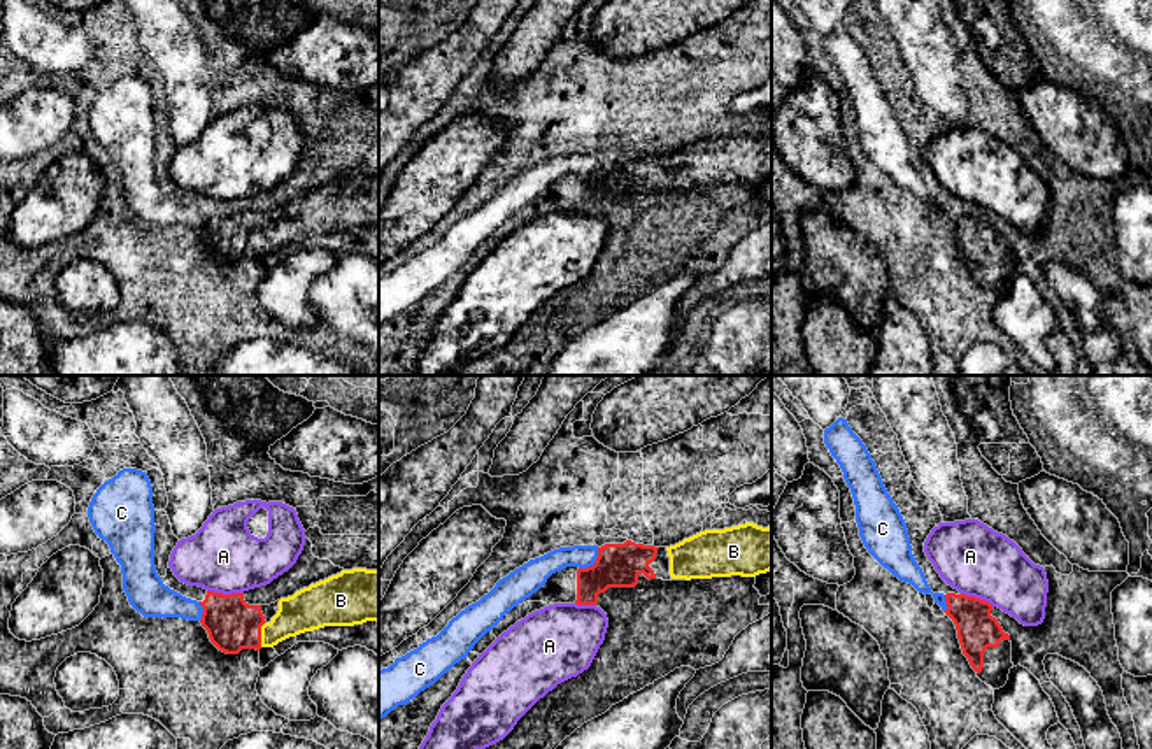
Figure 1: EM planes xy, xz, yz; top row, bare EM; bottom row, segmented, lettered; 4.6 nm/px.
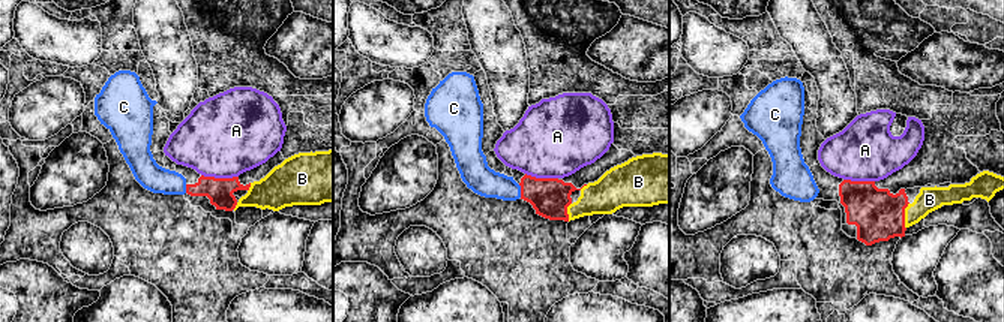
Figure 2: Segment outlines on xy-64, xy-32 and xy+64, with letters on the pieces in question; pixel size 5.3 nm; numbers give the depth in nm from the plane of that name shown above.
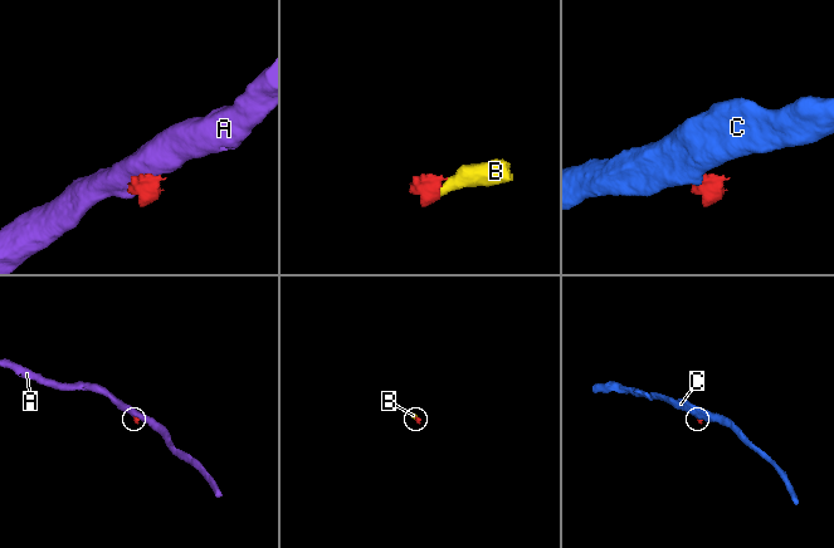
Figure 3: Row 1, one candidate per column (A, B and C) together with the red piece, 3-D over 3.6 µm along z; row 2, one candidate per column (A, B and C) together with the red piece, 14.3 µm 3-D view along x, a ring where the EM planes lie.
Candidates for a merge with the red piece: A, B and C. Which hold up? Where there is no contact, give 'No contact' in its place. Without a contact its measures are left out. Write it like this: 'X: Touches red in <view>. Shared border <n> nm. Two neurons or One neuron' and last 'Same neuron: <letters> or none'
A: Touches red in xy. Shared border 170 nm. Two neurons
B: Touches red in xy. Shared border 120 nm. One neuron
C: Touches red in xz. Shared border 140 nm. Two neurons
Same neuron: B

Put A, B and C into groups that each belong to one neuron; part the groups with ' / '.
A / B / C

